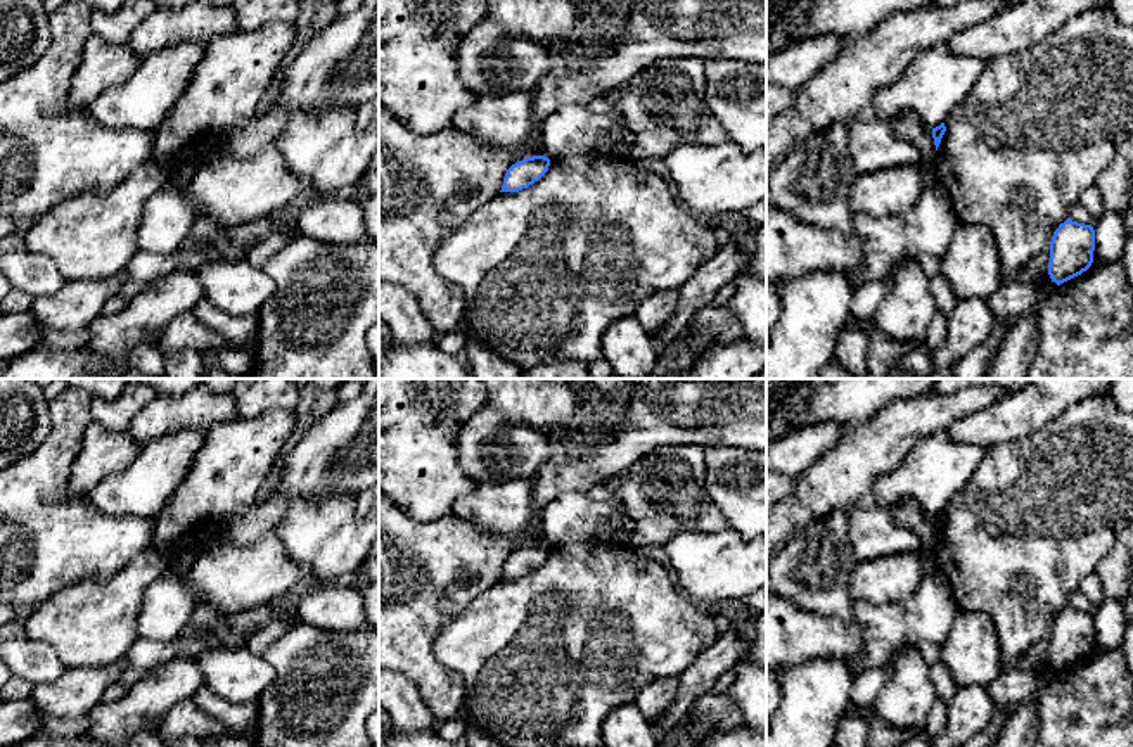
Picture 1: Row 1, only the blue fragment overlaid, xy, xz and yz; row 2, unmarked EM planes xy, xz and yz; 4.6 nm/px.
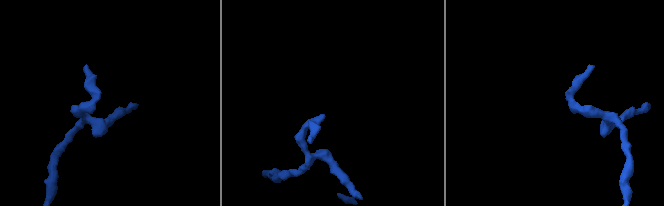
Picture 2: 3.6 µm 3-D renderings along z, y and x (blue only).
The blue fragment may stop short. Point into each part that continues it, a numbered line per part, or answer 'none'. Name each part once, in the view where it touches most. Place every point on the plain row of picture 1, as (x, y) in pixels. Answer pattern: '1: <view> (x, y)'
none

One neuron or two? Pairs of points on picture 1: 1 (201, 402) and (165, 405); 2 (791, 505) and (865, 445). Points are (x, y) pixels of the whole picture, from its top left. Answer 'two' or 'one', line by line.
1: one
2: one

